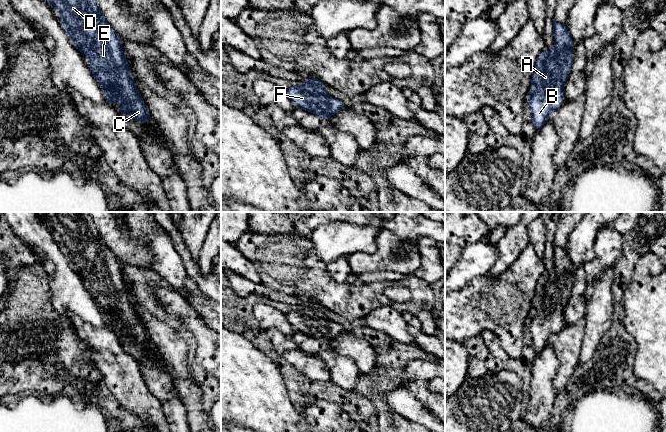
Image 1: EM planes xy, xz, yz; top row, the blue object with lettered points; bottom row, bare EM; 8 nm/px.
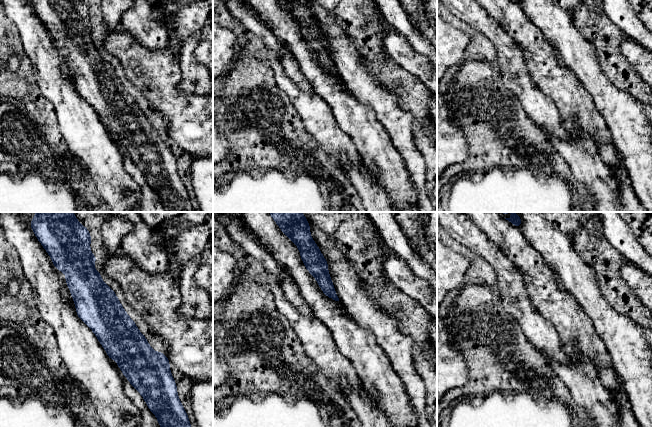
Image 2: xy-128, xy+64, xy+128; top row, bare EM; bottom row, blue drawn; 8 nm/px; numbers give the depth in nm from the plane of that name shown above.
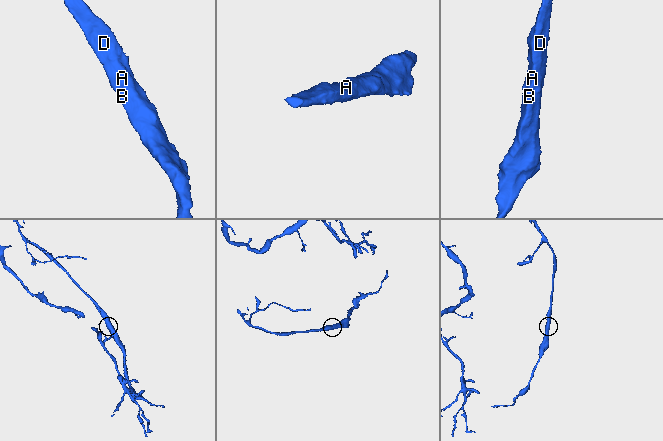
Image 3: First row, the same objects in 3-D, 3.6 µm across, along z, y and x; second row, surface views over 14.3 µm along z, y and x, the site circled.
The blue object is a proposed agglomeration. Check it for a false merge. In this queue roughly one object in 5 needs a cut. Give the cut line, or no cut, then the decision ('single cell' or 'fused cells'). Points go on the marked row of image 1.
cut none; single cell

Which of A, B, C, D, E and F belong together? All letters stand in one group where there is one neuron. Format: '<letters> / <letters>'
A B C D E F

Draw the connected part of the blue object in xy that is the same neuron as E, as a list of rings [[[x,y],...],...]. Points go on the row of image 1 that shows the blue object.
[[[45,0],[51,8],[55,8],[60,13],[59,22],[65,31],[69,34],[71,42],[81,52],[82,56],[89,58],[91,71],[100,84],[101,89],[105,93],[105,102],[113,106],[113,103],[118,100],[120,102],[118,113],[128,114],[136,122],[148,124],[151,121],[149,110],[145,101],[141,97],[134,79],[132,78],[132,70],[129,69],[127,58],[123,52],[121,44],[122,37],[119,36],[100,11],[95,0]]]

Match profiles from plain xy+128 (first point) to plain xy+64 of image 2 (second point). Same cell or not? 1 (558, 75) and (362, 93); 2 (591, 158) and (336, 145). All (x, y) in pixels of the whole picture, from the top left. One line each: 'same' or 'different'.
1: different
2: different

